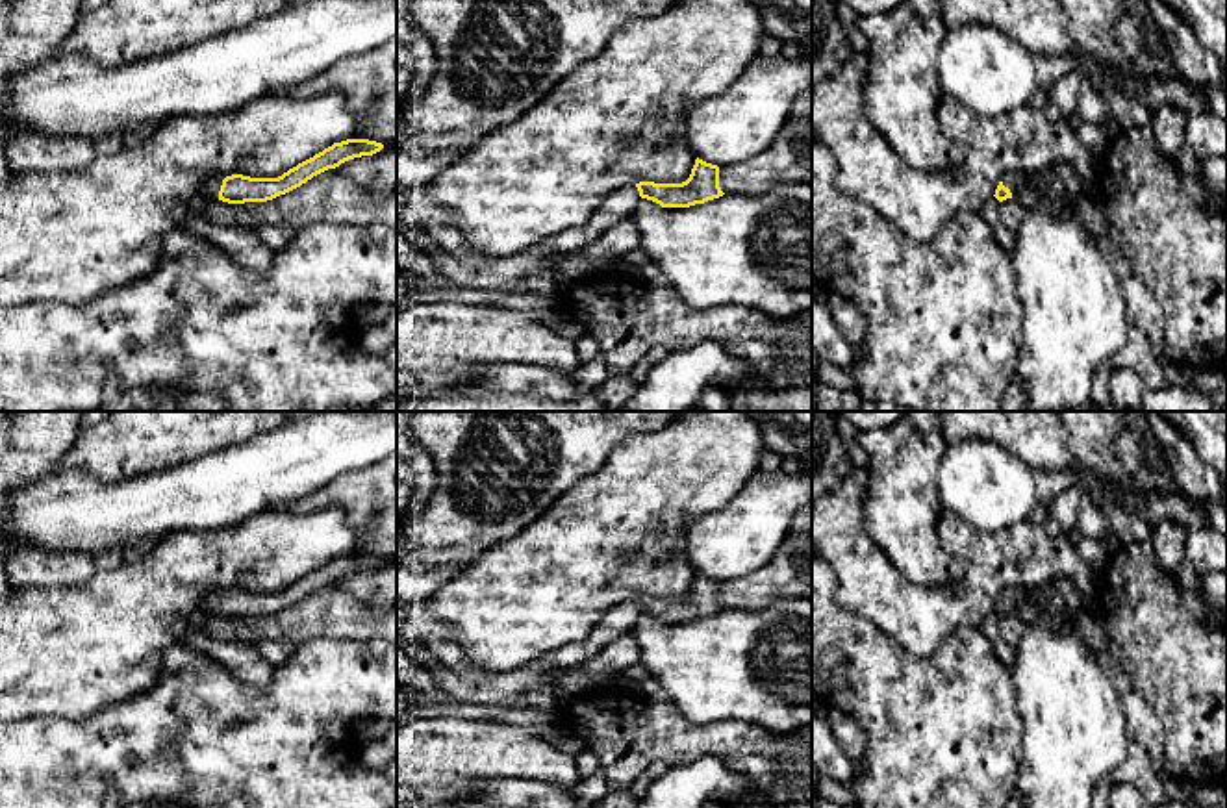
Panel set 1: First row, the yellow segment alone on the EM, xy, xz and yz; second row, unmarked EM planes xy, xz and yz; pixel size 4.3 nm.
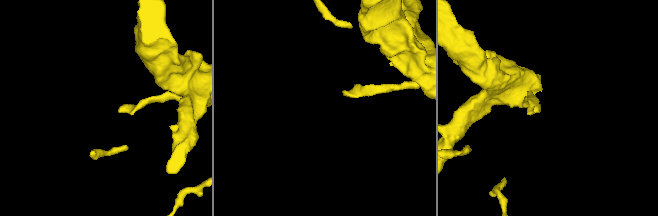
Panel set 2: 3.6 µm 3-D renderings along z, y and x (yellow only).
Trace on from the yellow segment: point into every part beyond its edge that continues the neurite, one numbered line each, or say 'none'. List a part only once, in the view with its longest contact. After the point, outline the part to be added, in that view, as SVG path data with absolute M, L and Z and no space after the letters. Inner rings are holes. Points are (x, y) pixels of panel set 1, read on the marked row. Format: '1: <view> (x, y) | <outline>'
1: xy (212, 188) | M224 176L208 180L204 183L200 195L206 196L208 200L219 198L219 191L221 191L222 180L224 180Z

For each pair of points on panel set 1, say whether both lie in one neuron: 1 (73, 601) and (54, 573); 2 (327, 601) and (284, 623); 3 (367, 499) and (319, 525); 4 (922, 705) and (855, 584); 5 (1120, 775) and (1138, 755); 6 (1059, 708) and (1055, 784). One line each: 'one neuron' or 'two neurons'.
1: two neurons
2: one neuron
3: two neurons
4: two neurons
5: one neuron
6: one neuron

